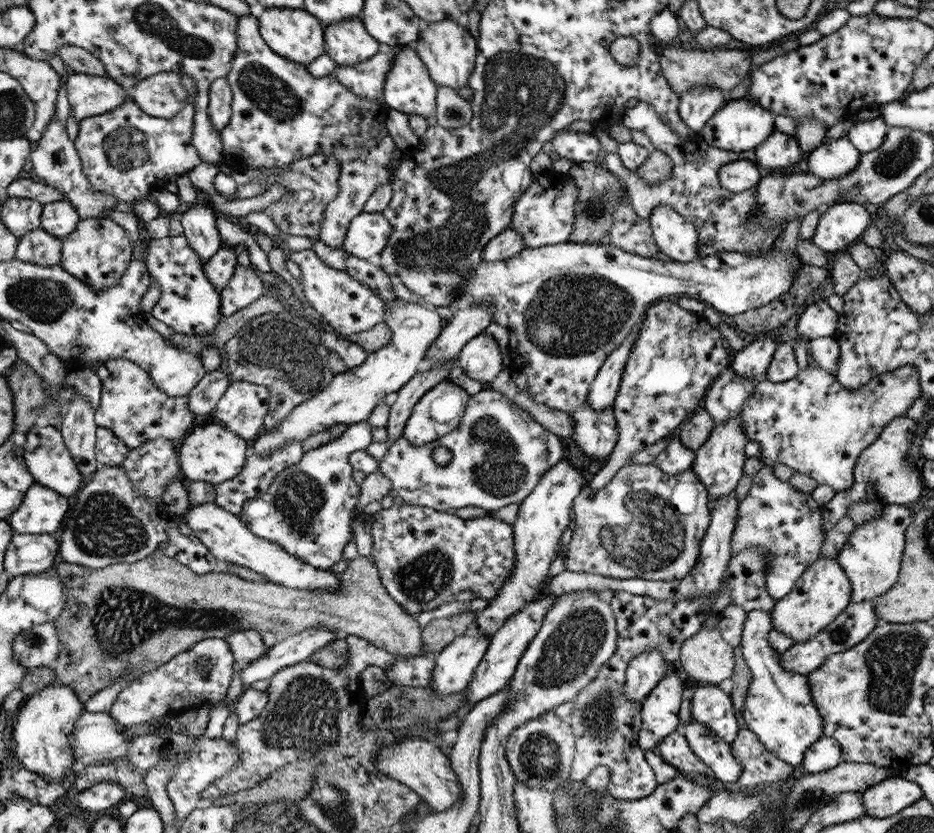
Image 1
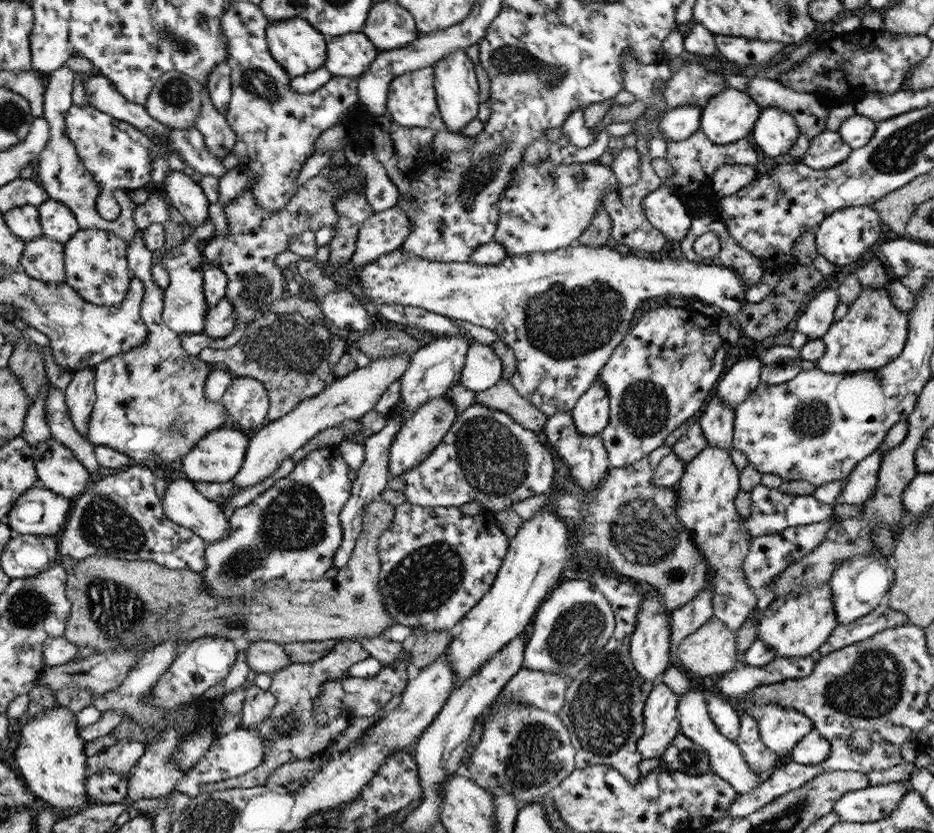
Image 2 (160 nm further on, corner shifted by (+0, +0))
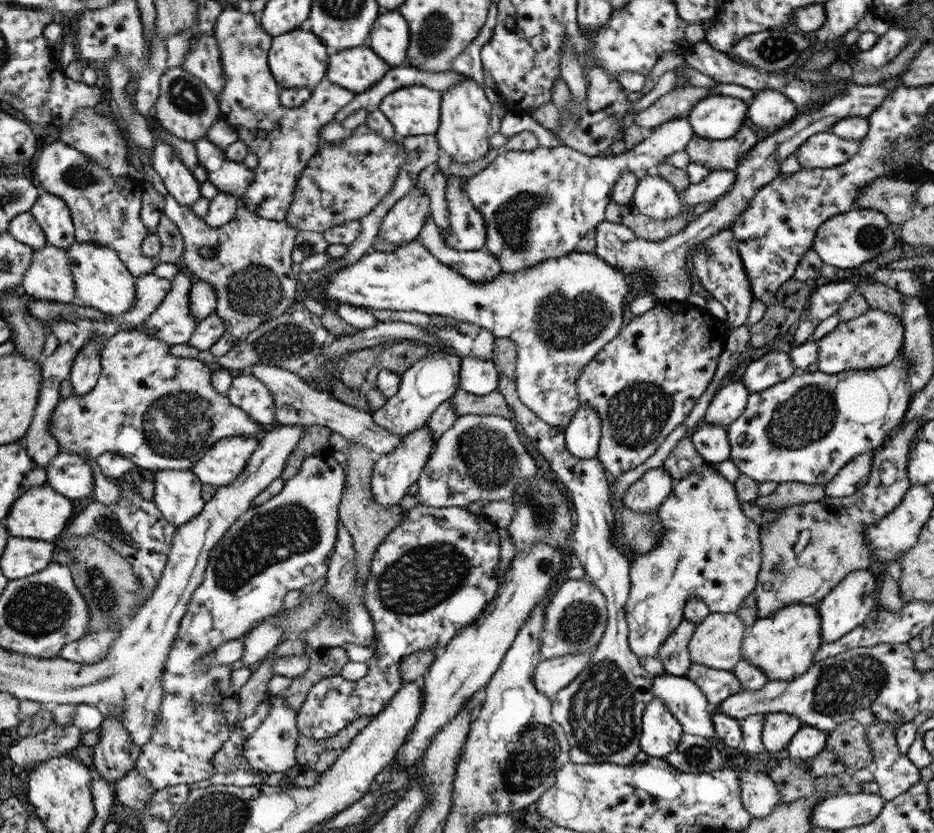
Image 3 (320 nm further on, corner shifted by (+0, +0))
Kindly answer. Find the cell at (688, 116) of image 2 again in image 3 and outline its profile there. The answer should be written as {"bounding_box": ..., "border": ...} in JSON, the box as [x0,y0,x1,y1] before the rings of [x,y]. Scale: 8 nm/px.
{"bounding_box":[466,116,695,272],"border":[[[682,116],[662,123],[660,127],[650,130],[646,133],[646,137],[642,142],[634,146],[633,149],[619,150],[616,155],[591,157],[566,145],[558,145],[554,148],[546,148],[545,146],[538,145],[538,147],[531,151],[511,150],[498,153],[483,171],[480,171],[476,176],[469,178],[469,182],[466,183],[466,193],[470,196],[470,203],[476,205],[478,210],[481,210],[482,214],[485,214],[485,224],[489,226],[488,242],[485,244],[485,249],[488,250],[490,255],[498,259],[498,262],[501,264],[501,272],[520,272],[525,268],[540,264],[544,259],[560,258],[564,255],[570,255],[570,253],[577,249],[577,245],[581,243],[581,240],[597,228],[598,223],[604,222],[605,213],[608,211],[609,204],[612,202],[612,189],[617,185],[617,181],[621,179],[622,173],[634,173],[636,177],[640,178],[643,174],[646,174],[646,170],[655,170],[658,165],[664,163],[665,158],[668,158],[670,155],[676,154],[677,152],[684,151],[694,135],[695,132],[693,131],[690,121]]]}

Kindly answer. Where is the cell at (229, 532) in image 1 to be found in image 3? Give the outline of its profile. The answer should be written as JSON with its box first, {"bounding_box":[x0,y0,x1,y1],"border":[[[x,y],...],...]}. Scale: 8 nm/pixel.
{"bounding_box":[154,470,205,526],"border":[[[157,470],[154,473],[154,498],[165,519],[180,526],[200,514],[205,502],[201,495],[203,482],[191,470]]]}

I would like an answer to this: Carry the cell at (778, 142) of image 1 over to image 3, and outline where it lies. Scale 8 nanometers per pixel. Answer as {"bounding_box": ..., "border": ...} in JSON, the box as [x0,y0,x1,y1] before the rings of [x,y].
{"bounding_box":[748,89,798,134],"border":[[[770,89],[756,90],[748,107],[748,118],[768,134],[784,127],[798,113],[794,101]]]}

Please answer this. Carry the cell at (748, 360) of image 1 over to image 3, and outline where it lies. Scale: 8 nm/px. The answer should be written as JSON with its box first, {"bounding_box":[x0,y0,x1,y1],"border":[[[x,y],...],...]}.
{"bounding_box":[703,381,748,427],"border":[[[724,381],[710,402],[703,424],[721,424],[729,427],[742,413],[748,400],[748,389],[743,382]]]}

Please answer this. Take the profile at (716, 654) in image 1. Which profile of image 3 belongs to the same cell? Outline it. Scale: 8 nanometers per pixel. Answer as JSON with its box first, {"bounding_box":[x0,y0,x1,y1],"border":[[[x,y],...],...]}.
{"bounding_box":[689,613,744,671],"border":[[[710,613],[697,625],[690,639],[689,656],[693,664],[732,671],[740,658],[744,628],[744,622],[736,613]]]}

